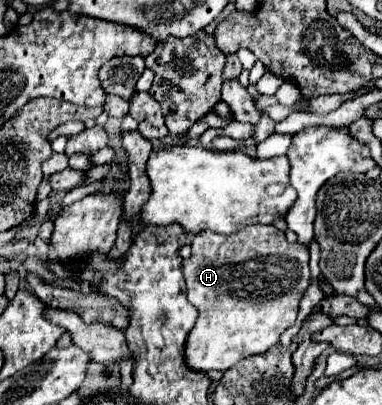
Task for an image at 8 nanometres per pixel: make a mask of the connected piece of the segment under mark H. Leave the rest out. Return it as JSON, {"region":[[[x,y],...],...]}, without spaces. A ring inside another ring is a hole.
{"region":[[[253,224],[239,234],[221,236],[217,232],[199,232],[191,240],[191,256],[183,264],[187,298],[199,310],[199,316],[185,340],[187,368],[193,372],[229,370],[239,360],[261,354],[279,342],[279,336],[295,322],[299,300],[311,284],[309,252],[301,244],[289,244],[285,234],[275,226]]]}

